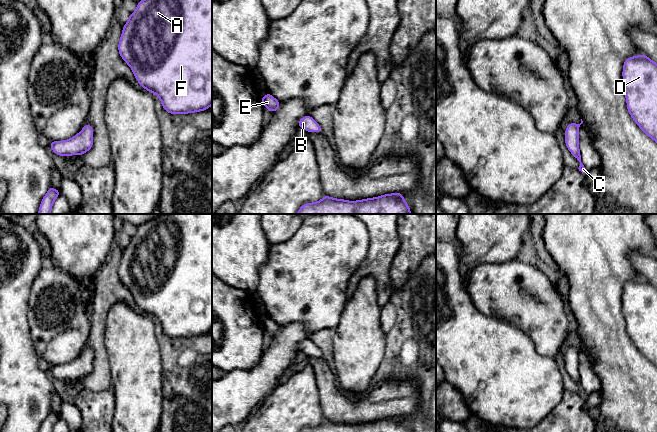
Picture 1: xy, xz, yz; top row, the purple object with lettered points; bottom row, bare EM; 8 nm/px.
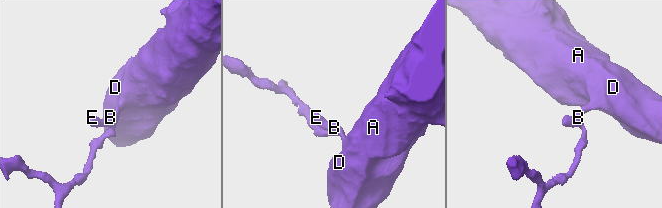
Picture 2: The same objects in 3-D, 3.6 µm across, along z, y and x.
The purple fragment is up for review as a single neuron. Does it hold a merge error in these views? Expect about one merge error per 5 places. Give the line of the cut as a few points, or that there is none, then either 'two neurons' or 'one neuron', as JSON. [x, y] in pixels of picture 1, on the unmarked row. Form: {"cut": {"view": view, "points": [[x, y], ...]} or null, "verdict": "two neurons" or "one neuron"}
{"cut": null, "verdict": "one neuron"}

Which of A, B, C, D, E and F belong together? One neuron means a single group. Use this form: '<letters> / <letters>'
A B C D E F

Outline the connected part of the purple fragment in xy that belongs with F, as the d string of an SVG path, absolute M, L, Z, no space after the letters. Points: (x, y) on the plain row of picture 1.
M161 214L141 224L123 250L118 275L132 293L137 306L145 314L157 318L164 334L169 338L188 338L207 334L212 329L212 214Z

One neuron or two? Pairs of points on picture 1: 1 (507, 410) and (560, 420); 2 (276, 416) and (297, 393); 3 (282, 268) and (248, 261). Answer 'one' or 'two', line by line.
1: two
2: one
3: two

